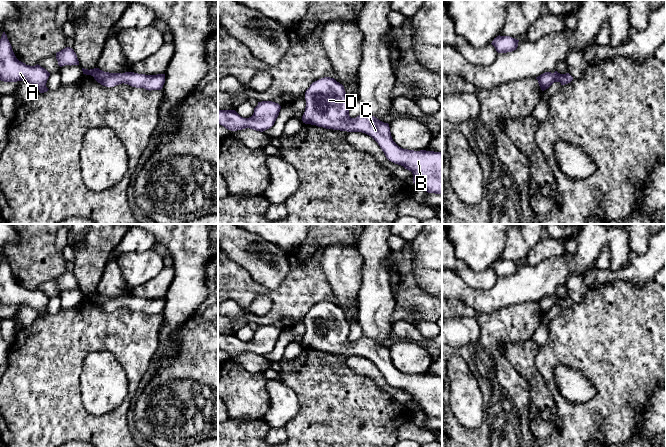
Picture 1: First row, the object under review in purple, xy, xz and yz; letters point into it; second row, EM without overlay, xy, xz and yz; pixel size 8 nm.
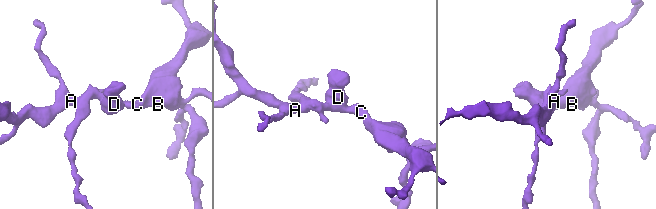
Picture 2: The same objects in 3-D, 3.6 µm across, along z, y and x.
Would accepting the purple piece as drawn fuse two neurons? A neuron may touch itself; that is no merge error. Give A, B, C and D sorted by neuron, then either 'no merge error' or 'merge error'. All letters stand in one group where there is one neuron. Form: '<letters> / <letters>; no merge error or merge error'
A B C D; no merge error

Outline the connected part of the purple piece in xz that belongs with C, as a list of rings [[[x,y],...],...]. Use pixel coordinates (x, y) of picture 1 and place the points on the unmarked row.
[[[334,302],[313,306],[305,316],[305,324],[303,347],[371,360],[389,385],[412,396],[414,408],[428,417],[442,418],[442,376],[403,373],[393,365],[388,347],[370,338],[351,342],[350,322]]]

